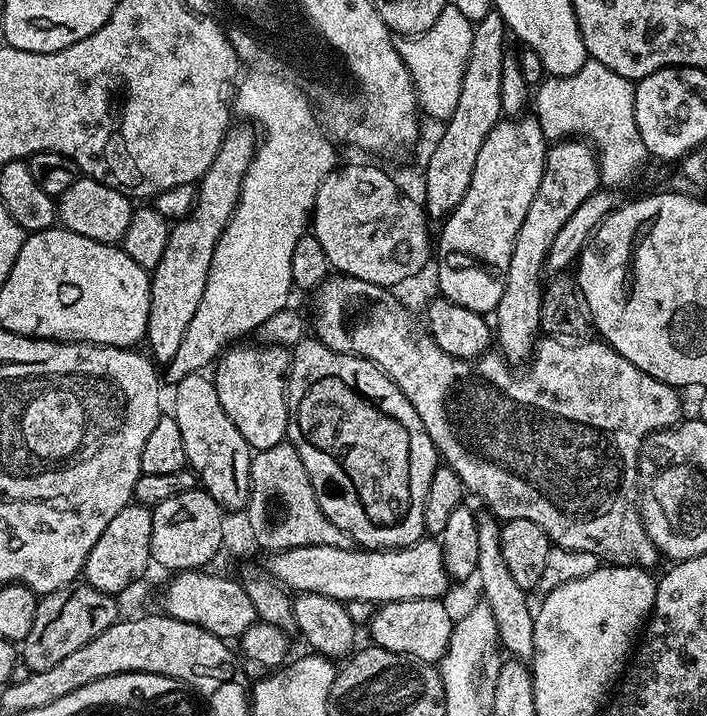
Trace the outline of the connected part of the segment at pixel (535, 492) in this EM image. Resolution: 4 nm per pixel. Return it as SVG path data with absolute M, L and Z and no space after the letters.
M332 274L326 282L322 282L322 286L316 289L314 293L314 299L316 299L316 332L315 335L320 339L323 344L330 350L335 352L341 352L342 354L350 354L351 356L360 356L363 360L369 360L379 366L382 371L392 379L402 390L402 394L406 394L406 398L410 402L410 406L414 406L414 410L418 410L418 418L422 418L422 426L426 426L426 434L430 434L430 438L434 442L437 453L442 457L443 463L447 467L452 468L458 474L458 478L462 478L465 489L469 493L472 492L481 500L482 503L488 504L487 511L491 515L495 516L497 520L503 522L506 520L513 520L514 518L526 518L530 522L535 522L537 526L542 526L542 530L548 535L548 539L552 541L553 545L557 548L565 548L566 550L578 550L579 552L585 552L586 554L594 554L601 562L608 566L615 566L621 564L622 566L630 566L631 568L646 568L649 570L655 569L655 564L662 560L659 550L654 546L654 542L650 542L650 534L646 534L644 529L644 520L640 516L640 448L644 445L644 439L651 434L651 432L661 432L663 428L675 428L682 419L682 413L680 413L680 396L681 393L677 389L672 388L666 382L662 382L658 378L654 378L650 374L646 374L642 370L638 370L638 366L634 366L634 362L626 362L626 358L622 358L622 354L610 347L609 344L601 342L599 339L593 338L589 344L568 344L572 342L565 342L560 338L544 338L537 343L533 348L530 359L527 361L526 367L528 369L525 372L514 371L513 365L509 364L504 356L497 354L495 351L489 350L484 353L483 356L477 358L477 360L459 360L454 358L450 354L446 354L440 347L434 342L434 338L429 336L427 331L422 330L416 325L416 320L410 313L404 309L402 301L396 297L397 293L390 288L383 288L377 284L371 284L370 282L362 282L358 278L353 276L345 276L343 274Z

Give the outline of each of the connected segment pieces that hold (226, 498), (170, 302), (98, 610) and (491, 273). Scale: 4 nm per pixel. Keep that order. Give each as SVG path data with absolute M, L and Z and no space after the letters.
M191 372L186 378L174 385L176 392L176 409L174 415L178 422L178 430L182 430L182 446L186 449L186 458L196 478L199 487L210 494L210 498L214 498L214 502L218 502L221 509L228 508L247 509L248 496L252 493L252 458L254 450L246 442L246 438L242 438L242 434L238 434L238 426L234 426L234 422L230 422L230 418L226 414L226 410L222 410L222 402L218 402L218 390L215 383L211 379L208 380L204 374L200 372Z
M229 127L210 170L198 181L198 199L192 215L171 225L162 262L158 262L150 276L152 297L146 345L151 359L160 366L168 365L174 354L178 354L178 346L182 346L182 338L198 310L198 302L202 302L216 243L234 214L244 175L258 147L257 133L251 127L236 127Z
M73 582L65 588L43 593L36 602L34 626L30 626L30 634L26 634L19 645L19 659L31 672L50 670L50 666L62 662L62 658L86 646L90 638L98 638L102 630L114 626L121 619L122 612L116 600L115 595L98 590L86 582Z
M532 114L501 118L486 134L486 142L478 150L478 162L474 162L470 186L459 206L443 221L440 236L438 232L440 265L436 280L443 299L466 306L466 310L495 313L506 286L514 238L518 238L526 210L530 210L530 202L534 202L534 194L542 186L549 147L548 137Z

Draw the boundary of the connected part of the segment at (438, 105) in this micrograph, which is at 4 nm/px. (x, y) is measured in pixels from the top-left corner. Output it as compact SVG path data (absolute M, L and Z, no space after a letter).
M450 2L442 10L442 14L438 14L438 19L434 26L430 26L430 30L421 32L418 36L399 37L400 57L416 87L416 95L425 117L433 116L439 122L451 120L454 106L458 106L458 96L462 94L462 80L466 62L470 58L473 27L459 12L458 6Z

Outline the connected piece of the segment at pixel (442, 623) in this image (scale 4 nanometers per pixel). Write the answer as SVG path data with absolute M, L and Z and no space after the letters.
M443 599L394 600L384 602L375 609L370 621L371 643L377 648L401 652L422 664L435 665L446 654L450 646L454 616L448 613Z

